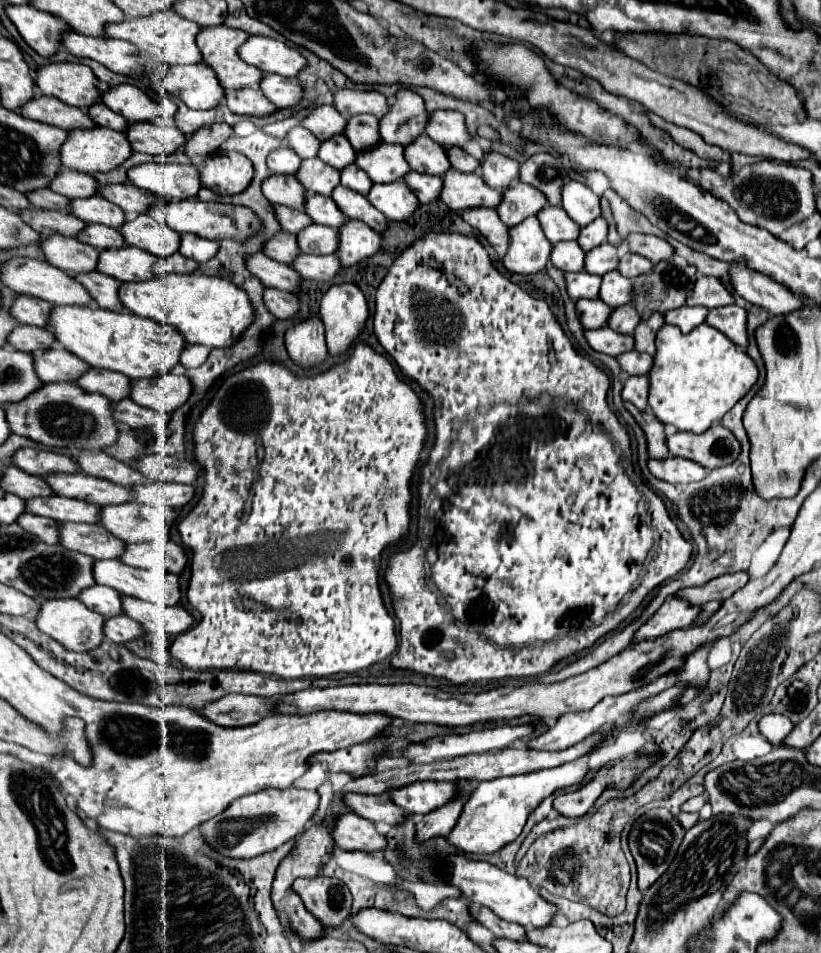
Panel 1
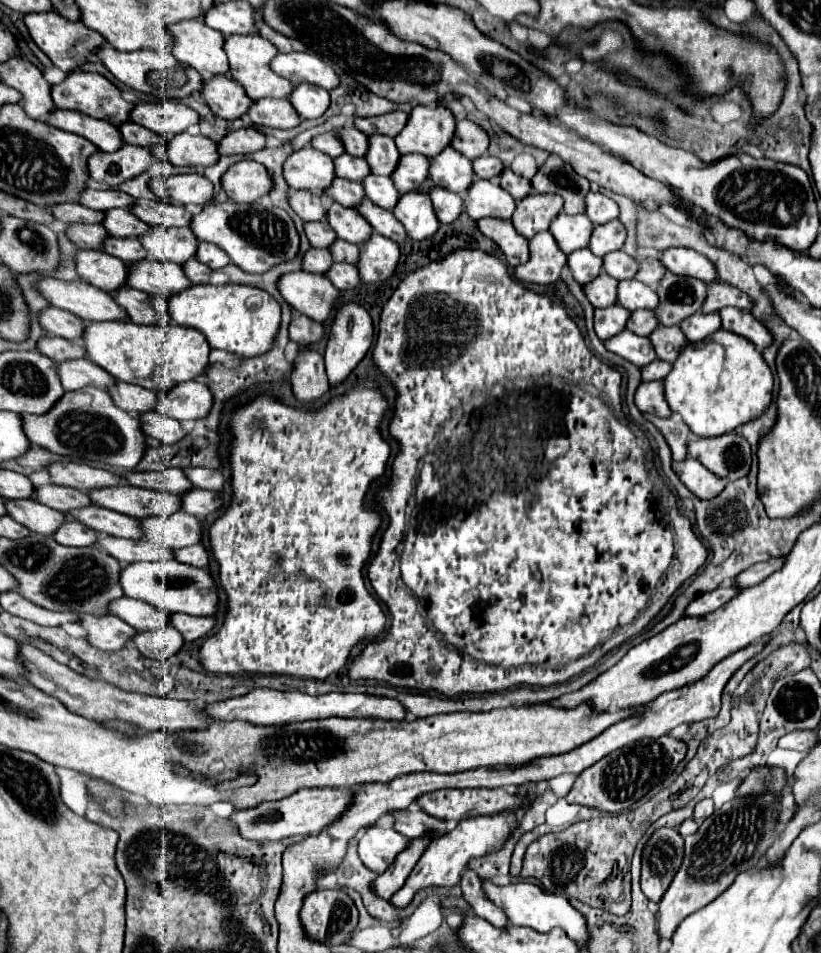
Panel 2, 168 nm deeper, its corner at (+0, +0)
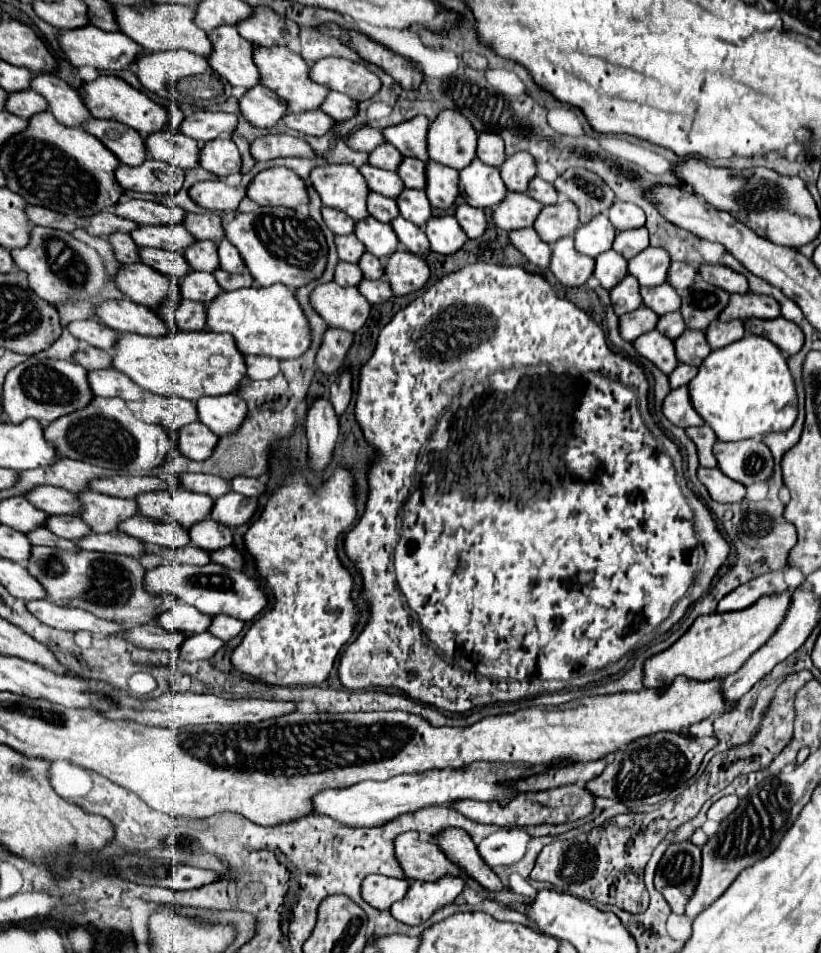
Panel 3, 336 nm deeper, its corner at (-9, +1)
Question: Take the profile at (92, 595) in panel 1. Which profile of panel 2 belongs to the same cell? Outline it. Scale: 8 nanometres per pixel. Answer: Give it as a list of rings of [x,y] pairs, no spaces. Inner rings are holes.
[[[122,597],[110,603],[110,613],[132,625],[136,631],[156,631],[170,625],[170,613],[160,611],[144,601]]]

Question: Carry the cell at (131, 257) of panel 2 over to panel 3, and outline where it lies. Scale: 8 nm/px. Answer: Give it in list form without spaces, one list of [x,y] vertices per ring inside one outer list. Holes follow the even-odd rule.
[[[141,246],[139,258],[143,264],[147,264],[153,270],[167,274],[167,276],[181,278],[181,274],[189,272],[189,264],[185,262],[185,258],[177,252],[171,252],[171,250],[157,250],[157,248],[143,248]]]

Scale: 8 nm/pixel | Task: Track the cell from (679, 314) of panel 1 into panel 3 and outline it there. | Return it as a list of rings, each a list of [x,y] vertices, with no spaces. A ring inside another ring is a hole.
[[[713,320],[709,324],[709,328],[705,330],[707,342],[713,350],[723,348],[735,340],[739,340],[745,334],[743,330],[743,322],[741,320],[731,320],[731,322],[721,322],[721,320]]]

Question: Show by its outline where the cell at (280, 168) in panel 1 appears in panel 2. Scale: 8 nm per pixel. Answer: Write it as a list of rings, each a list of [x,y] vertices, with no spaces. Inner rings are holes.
[[[312,147],[294,151],[284,163],[284,177],[292,189],[308,189],[322,193],[336,179],[334,161],[330,155]]]

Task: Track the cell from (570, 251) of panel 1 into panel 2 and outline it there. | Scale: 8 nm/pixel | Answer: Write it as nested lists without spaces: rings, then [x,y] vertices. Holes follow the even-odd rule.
[[[578,249],[568,255],[568,267],[572,269],[574,279],[580,285],[584,285],[584,283],[590,283],[592,279],[596,279],[596,275],[600,275],[602,257],[592,255],[590,249]]]

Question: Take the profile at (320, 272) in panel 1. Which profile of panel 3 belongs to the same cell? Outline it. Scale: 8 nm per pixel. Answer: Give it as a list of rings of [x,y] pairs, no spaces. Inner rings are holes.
[[[363,278],[357,286],[357,290],[371,302],[371,304],[379,304],[379,302],[385,302],[393,296],[391,292],[391,286],[385,278],[379,278],[379,280],[367,280]]]

